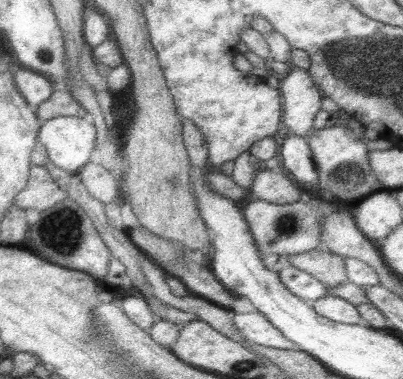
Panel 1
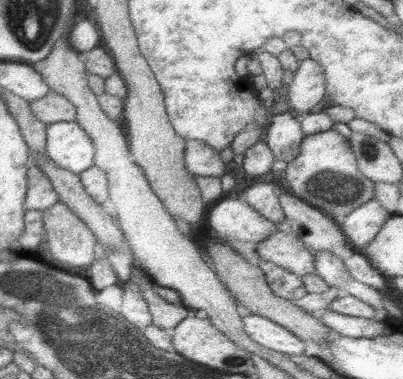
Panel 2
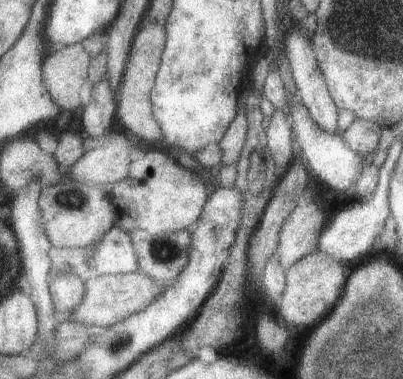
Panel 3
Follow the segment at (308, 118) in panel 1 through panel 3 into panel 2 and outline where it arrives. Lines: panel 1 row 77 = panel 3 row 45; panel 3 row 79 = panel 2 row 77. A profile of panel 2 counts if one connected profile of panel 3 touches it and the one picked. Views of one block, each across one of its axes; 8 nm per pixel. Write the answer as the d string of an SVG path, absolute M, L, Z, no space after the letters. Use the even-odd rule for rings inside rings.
M307 58L299 62L299 68L293 72L293 80L287 86L287 104L289 112L297 118L311 114L311 108L323 100L325 92L325 72L315 60Z

